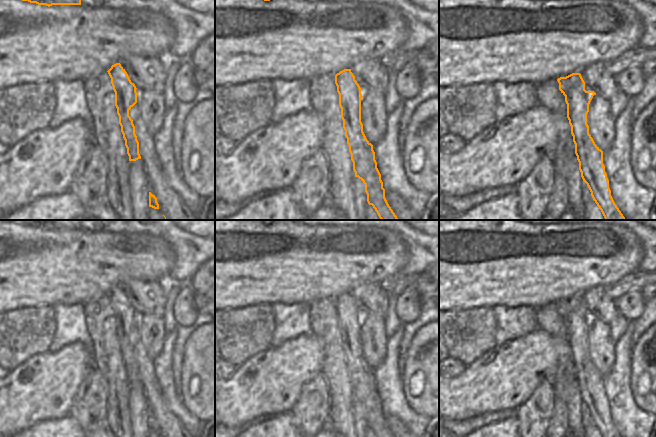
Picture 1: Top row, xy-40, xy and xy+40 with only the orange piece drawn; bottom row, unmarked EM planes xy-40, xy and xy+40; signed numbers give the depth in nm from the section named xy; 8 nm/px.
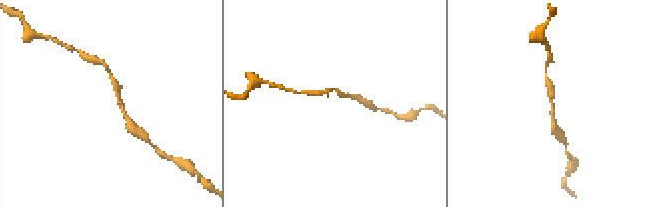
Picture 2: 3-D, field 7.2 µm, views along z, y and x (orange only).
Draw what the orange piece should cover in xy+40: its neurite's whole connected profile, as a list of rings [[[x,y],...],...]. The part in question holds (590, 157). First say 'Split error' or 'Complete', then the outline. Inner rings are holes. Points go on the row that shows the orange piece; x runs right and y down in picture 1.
Complete. [[[580,73],[560,77],[557,81],[559,90],[565,96],[567,118],[583,181],[587,184],[605,220],[627,220],[611,196],[609,180],[603,164],[603,151],[589,134],[587,114],[589,104],[596,93],[585,90],[585,82]]]

